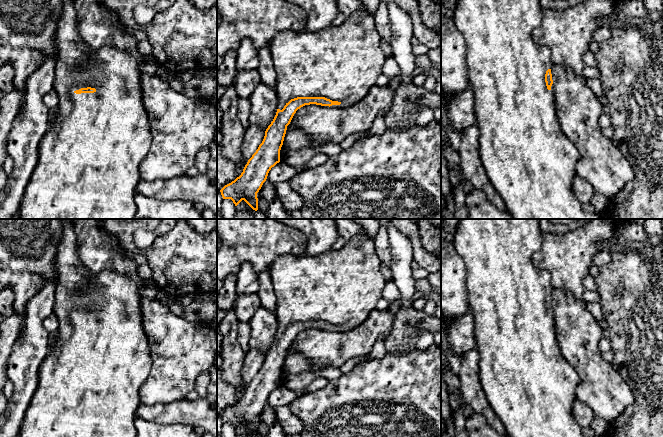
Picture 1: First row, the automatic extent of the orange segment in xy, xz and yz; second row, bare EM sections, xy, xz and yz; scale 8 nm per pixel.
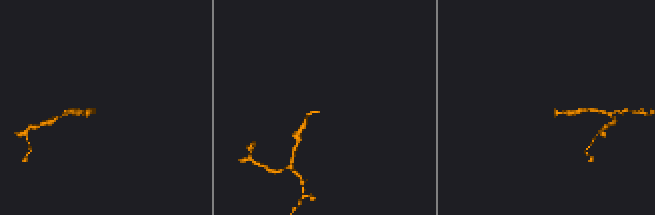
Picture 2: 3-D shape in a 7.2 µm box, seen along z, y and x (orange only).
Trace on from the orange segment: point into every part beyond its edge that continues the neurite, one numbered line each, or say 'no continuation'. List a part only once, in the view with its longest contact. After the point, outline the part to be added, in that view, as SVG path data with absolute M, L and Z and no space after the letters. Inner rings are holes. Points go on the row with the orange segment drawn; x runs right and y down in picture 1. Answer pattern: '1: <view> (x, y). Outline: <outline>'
1: xz (342, 63). Outline: M363 4L342 25L316 32L284 30L269 44L276 72L278 109L297 97L325 97L338 101L334 108L346 108L360 102L382 73L386 54L376 30L374 15Z

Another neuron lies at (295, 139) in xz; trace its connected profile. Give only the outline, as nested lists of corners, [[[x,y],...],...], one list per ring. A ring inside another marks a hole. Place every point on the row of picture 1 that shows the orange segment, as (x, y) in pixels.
[[[297,128],[289,129],[284,137],[283,145],[285,149],[298,151],[303,148],[316,148],[319,147],[317,143],[312,142],[307,134]]]

